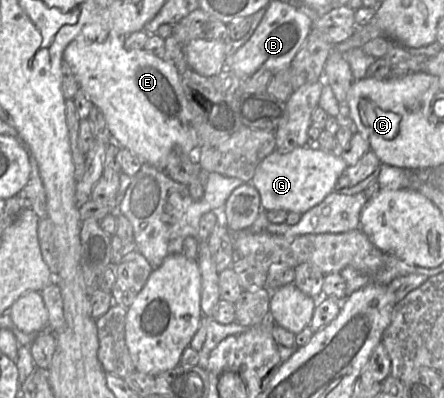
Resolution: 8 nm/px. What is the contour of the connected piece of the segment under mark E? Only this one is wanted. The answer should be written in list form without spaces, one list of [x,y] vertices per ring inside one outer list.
[[[110,31],[105,41],[97,42],[80,34],[63,53],[63,62],[74,73],[80,90],[103,112],[111,133],[109,144],[130,150],[162,171],[171,155],[194,158],[198,138],[191,125],[191,107],[180,73],[145,49],[127,49],[125,37]]]

